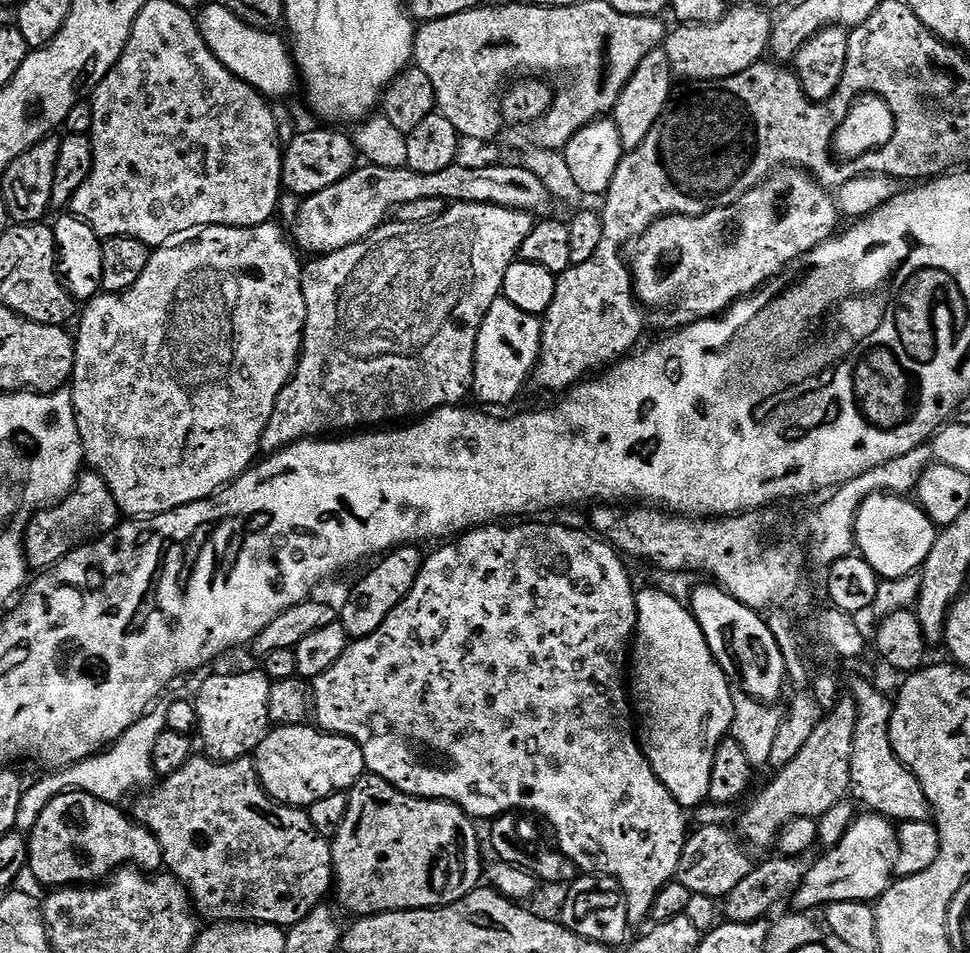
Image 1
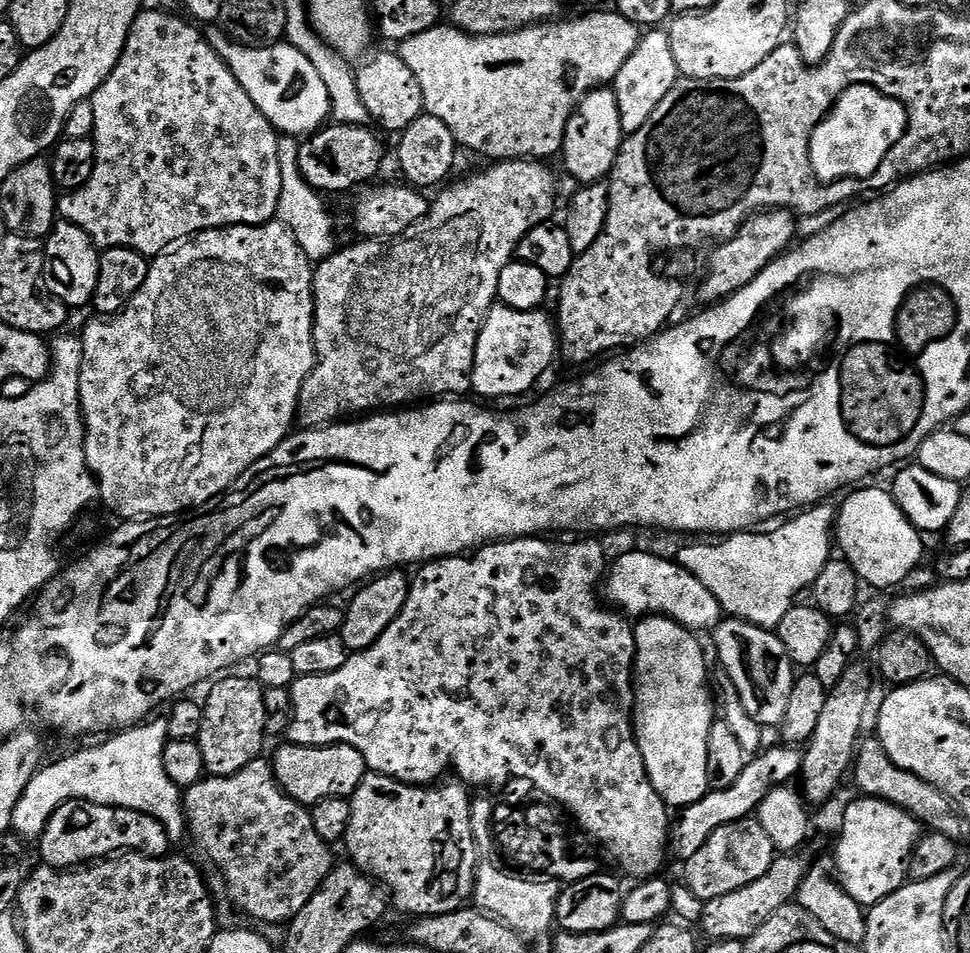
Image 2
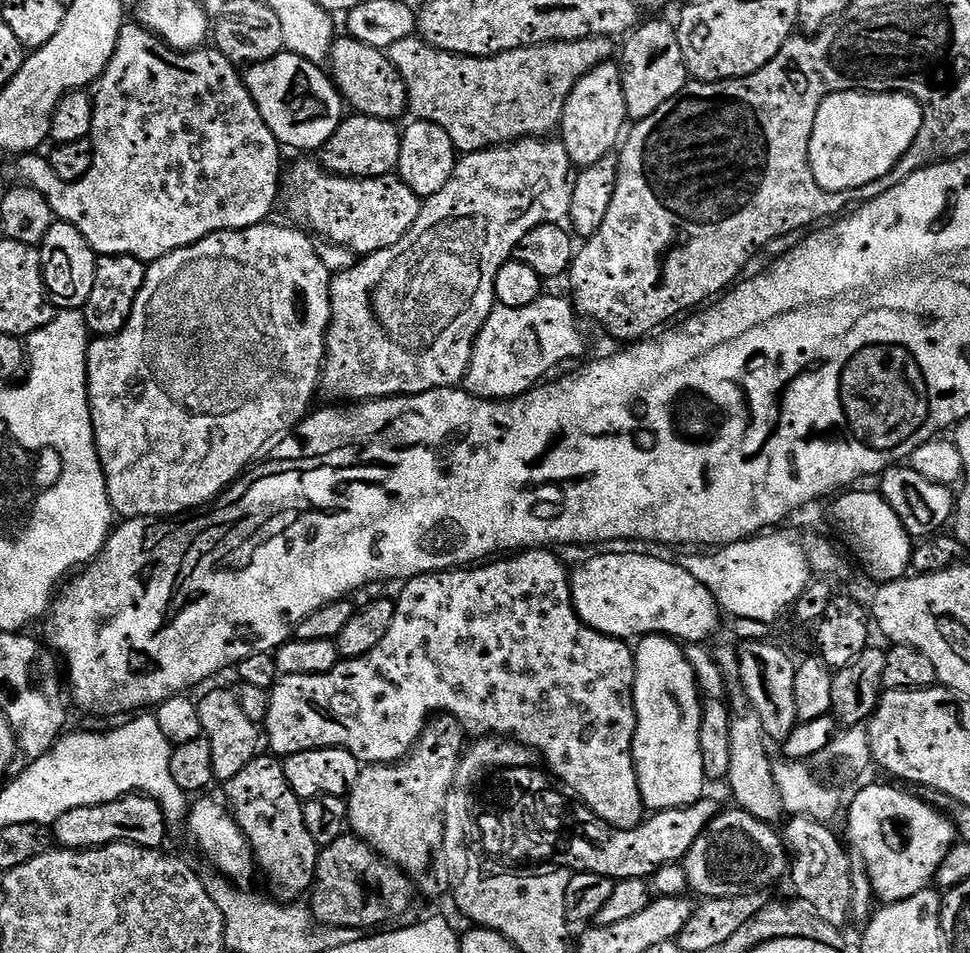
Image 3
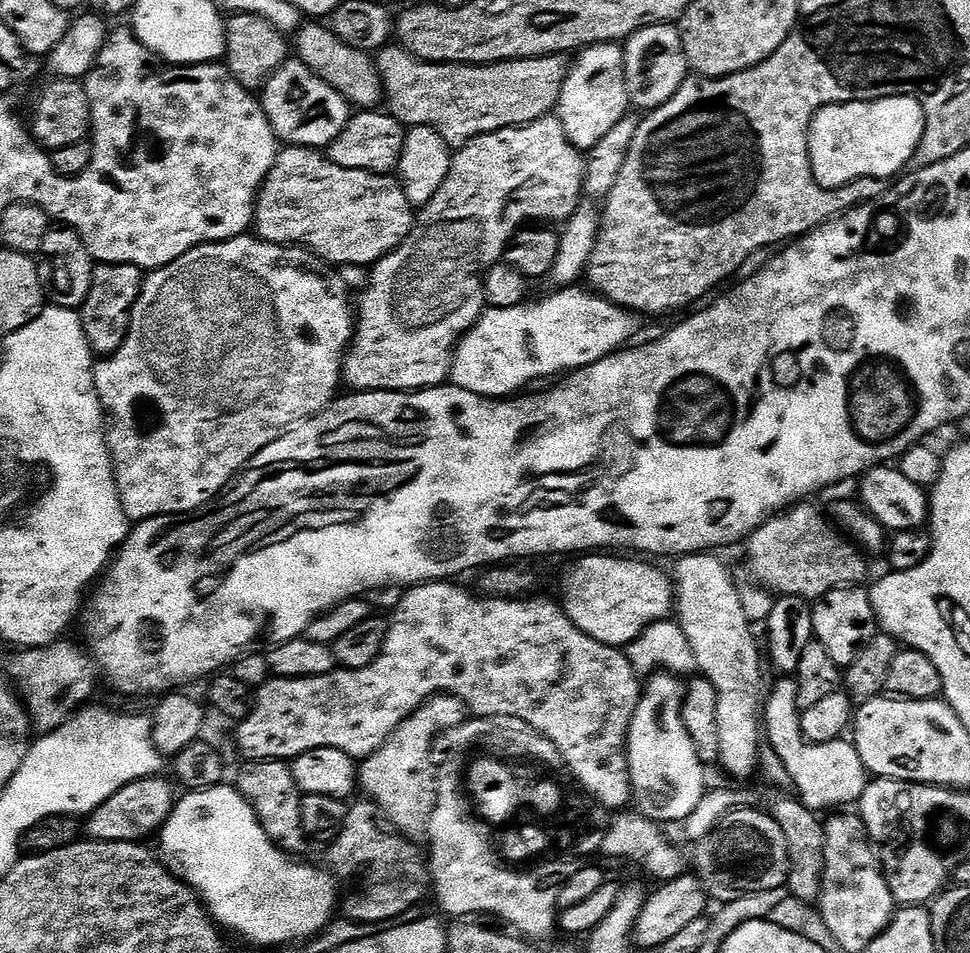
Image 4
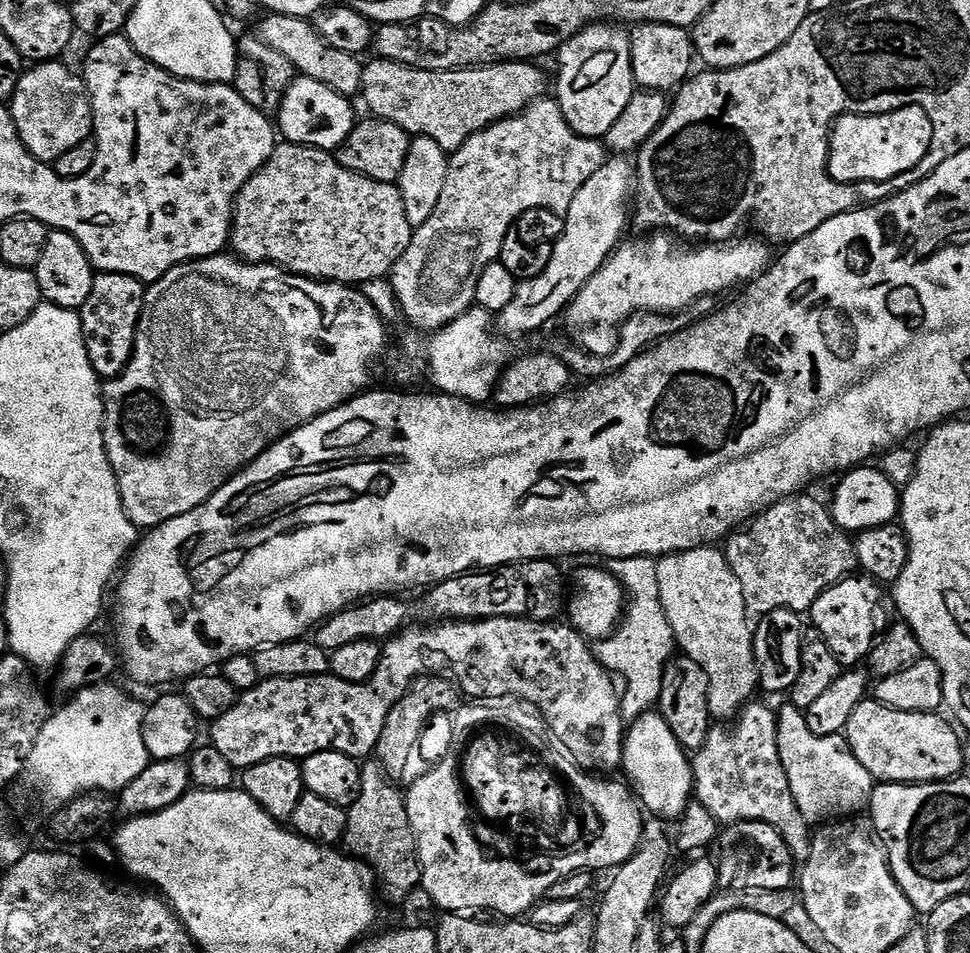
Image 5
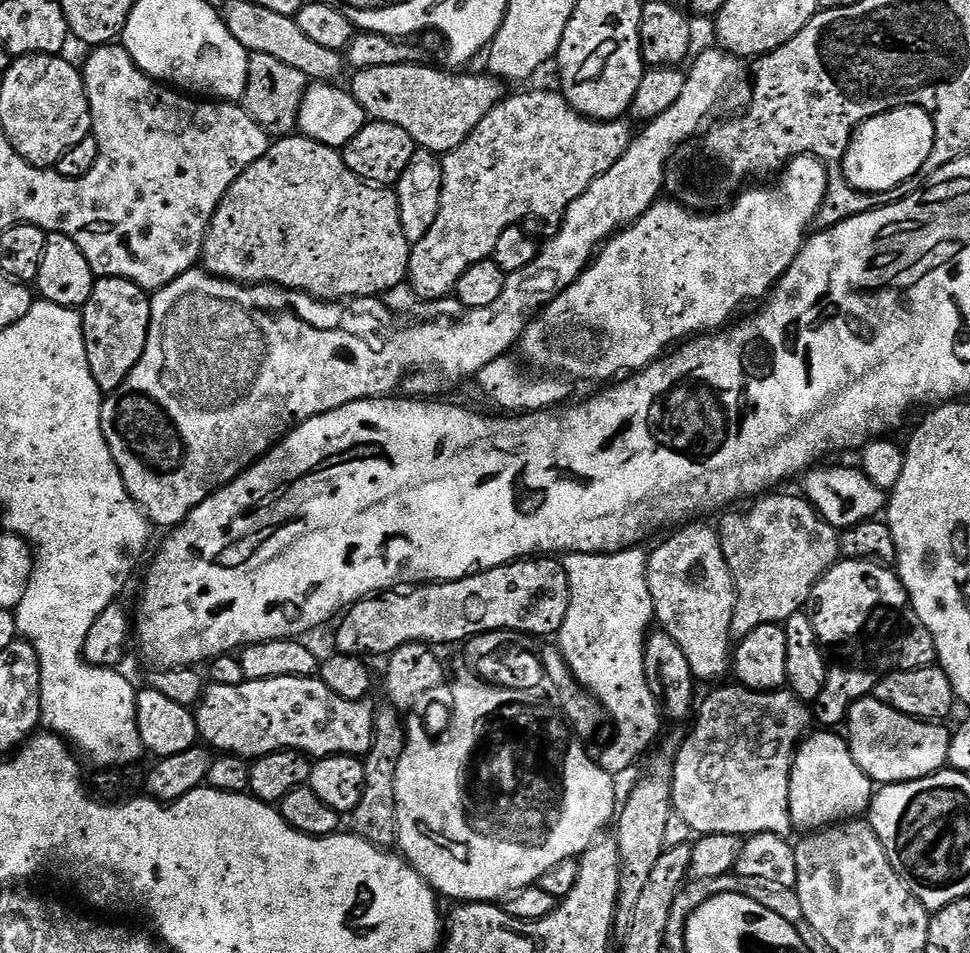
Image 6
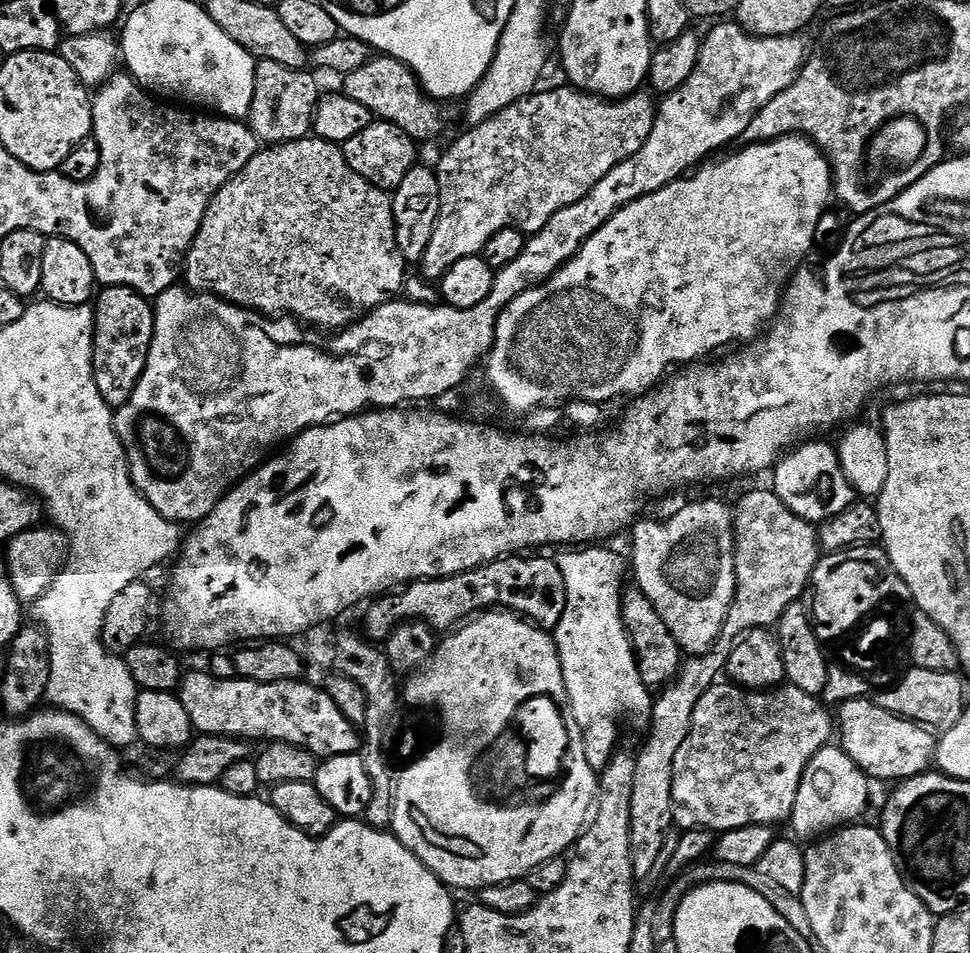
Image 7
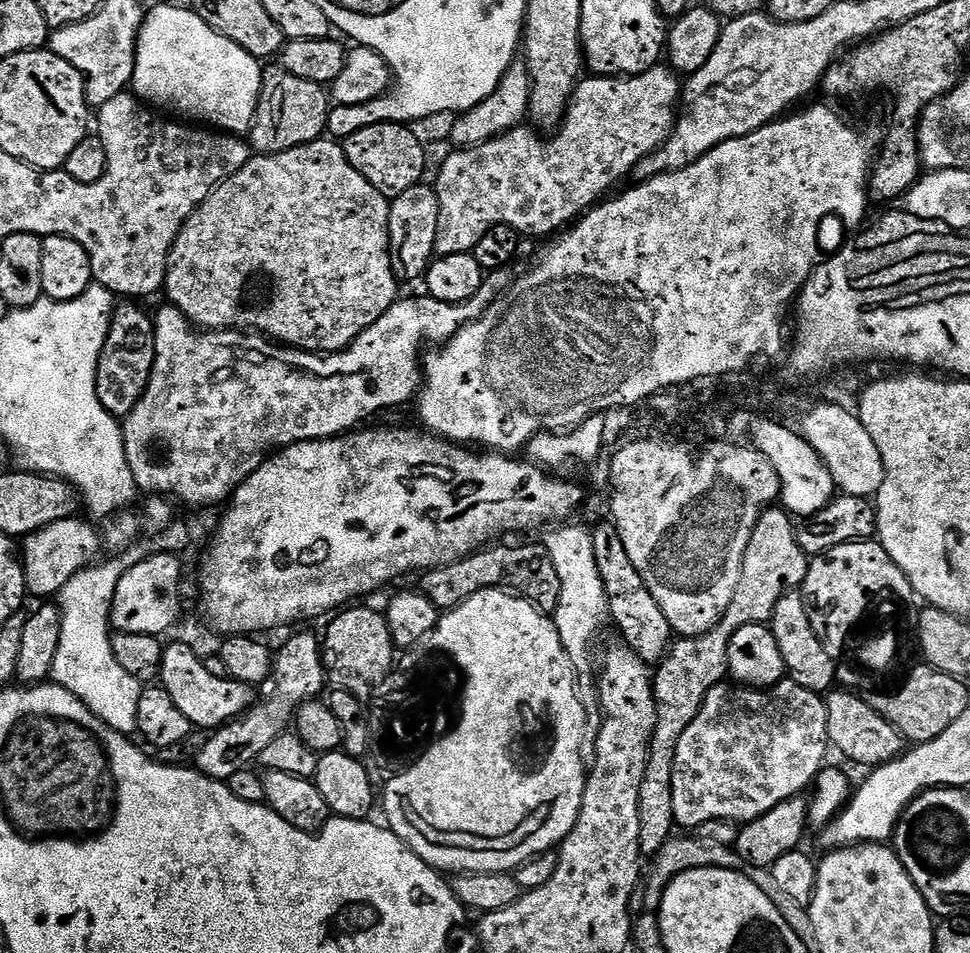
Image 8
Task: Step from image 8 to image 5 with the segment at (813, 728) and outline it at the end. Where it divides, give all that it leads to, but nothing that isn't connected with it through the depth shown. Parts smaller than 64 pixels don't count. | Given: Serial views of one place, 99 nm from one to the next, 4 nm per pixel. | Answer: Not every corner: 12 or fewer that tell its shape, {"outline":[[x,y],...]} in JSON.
{"outline":[[745,704],[691,757],[694,800],[724,826],[812,849],[778,754],[778,712]]}

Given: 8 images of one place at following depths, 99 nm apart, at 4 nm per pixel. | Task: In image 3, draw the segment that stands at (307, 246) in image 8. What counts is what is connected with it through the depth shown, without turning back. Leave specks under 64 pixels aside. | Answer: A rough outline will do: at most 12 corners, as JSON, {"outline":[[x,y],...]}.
{"outline":[[293,166],[300,212],[356,254],[394,246],[421,197],[396,174]]}

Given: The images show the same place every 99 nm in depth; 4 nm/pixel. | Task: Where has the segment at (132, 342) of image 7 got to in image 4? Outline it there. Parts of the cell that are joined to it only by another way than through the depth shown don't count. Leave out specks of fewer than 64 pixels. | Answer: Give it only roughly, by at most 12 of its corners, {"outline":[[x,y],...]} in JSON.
{"outline":[[97,263],[82,305],[93,353],[122,346],[145,279],[133,264]]}

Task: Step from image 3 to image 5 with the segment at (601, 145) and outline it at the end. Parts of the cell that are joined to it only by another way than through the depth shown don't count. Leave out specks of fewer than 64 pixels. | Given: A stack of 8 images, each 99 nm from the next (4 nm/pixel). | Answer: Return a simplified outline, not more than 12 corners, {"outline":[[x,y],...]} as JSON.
{"outline":[[612,22],[561,46],[554,99],[602,138],[634,91],[632,42]]}

